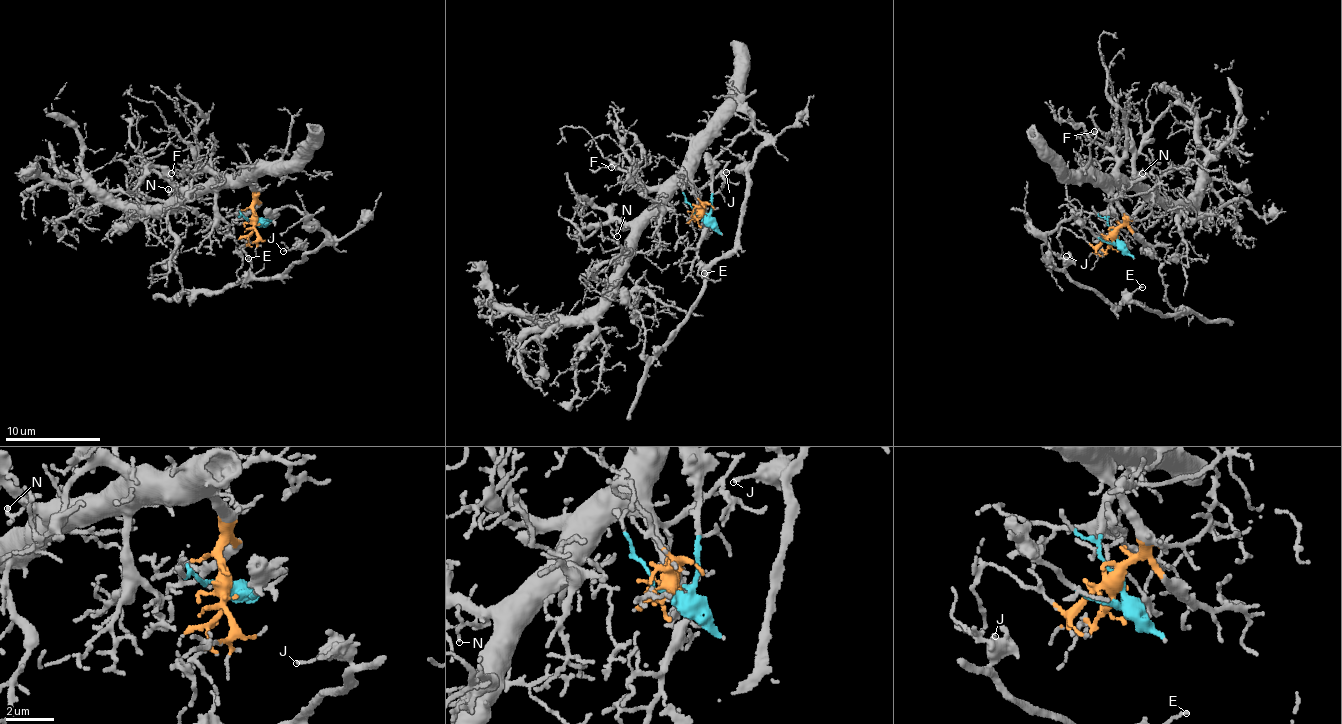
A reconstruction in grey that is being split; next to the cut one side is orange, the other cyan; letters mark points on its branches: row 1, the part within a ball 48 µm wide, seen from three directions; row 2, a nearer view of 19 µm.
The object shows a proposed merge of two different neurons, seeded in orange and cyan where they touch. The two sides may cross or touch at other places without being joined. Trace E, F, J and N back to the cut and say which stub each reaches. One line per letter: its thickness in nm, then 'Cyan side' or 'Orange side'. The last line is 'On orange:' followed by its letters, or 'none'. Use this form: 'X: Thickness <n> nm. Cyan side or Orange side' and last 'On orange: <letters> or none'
E: Thickness 130 nm. Cyan side
F: Thickness 120 nm. Orange side
J: Thickness 100 nm. Cyan side
N: Thickness 80 nm. Orange side
On orange: F, N

